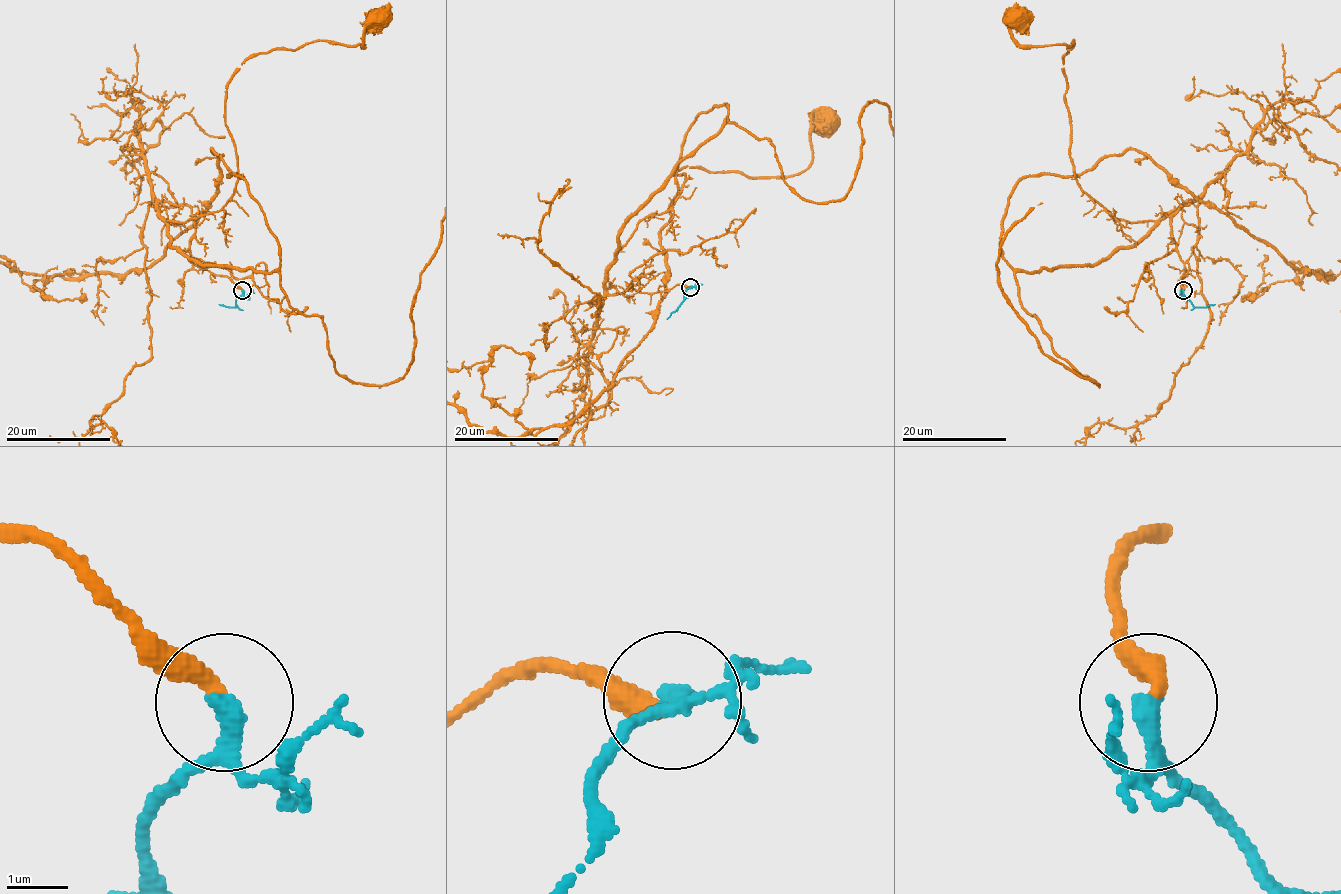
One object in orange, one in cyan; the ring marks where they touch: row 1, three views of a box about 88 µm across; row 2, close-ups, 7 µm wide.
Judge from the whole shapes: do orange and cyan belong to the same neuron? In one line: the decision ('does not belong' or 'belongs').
belongs

